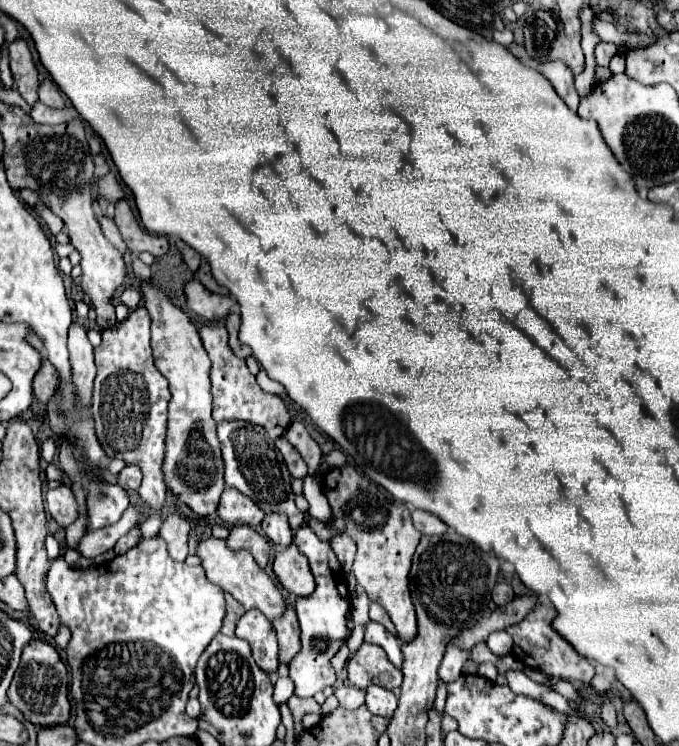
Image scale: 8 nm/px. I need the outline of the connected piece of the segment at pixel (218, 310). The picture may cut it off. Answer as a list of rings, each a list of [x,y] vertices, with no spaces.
[[[189,281],[185,285],[185,295],[187,295],[187,305],[201,317],[205,317],[207,321],[215,323],[215,321],[223,321],[229,313],[231,307],[235,305],[235,301],[231,297],[225,295],[217,295],[211,293],[209,289],[205,289],[199,281]]]

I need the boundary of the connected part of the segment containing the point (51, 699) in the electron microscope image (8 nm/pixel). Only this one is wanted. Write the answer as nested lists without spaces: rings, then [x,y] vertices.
[[[33,639],[23,649],[21,663],[11,681],[7,697],[33,725],[39,725],[39,727],[59,725],[59,723],[67,723],[71,715],[71,707],[67,699],[67,683],[69,683],[69,675],[59,653],[49,643],[41,639]]]

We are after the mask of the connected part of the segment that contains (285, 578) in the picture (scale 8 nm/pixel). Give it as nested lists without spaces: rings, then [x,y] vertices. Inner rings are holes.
[[[289,545],[287,549],[279,551],[273,561],[273,571],[279,579],[279,583],[297,597],[307,597],[313,593],[315,581],[307,563],[307,557],[299,553],[295,545]]]

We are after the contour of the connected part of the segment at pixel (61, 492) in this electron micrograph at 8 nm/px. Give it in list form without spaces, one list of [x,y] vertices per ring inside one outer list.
[[[59,485],[57,489],[47,491],[47,511],[61,527],[67,527],[77,519],[77,501],[69,485]]]

